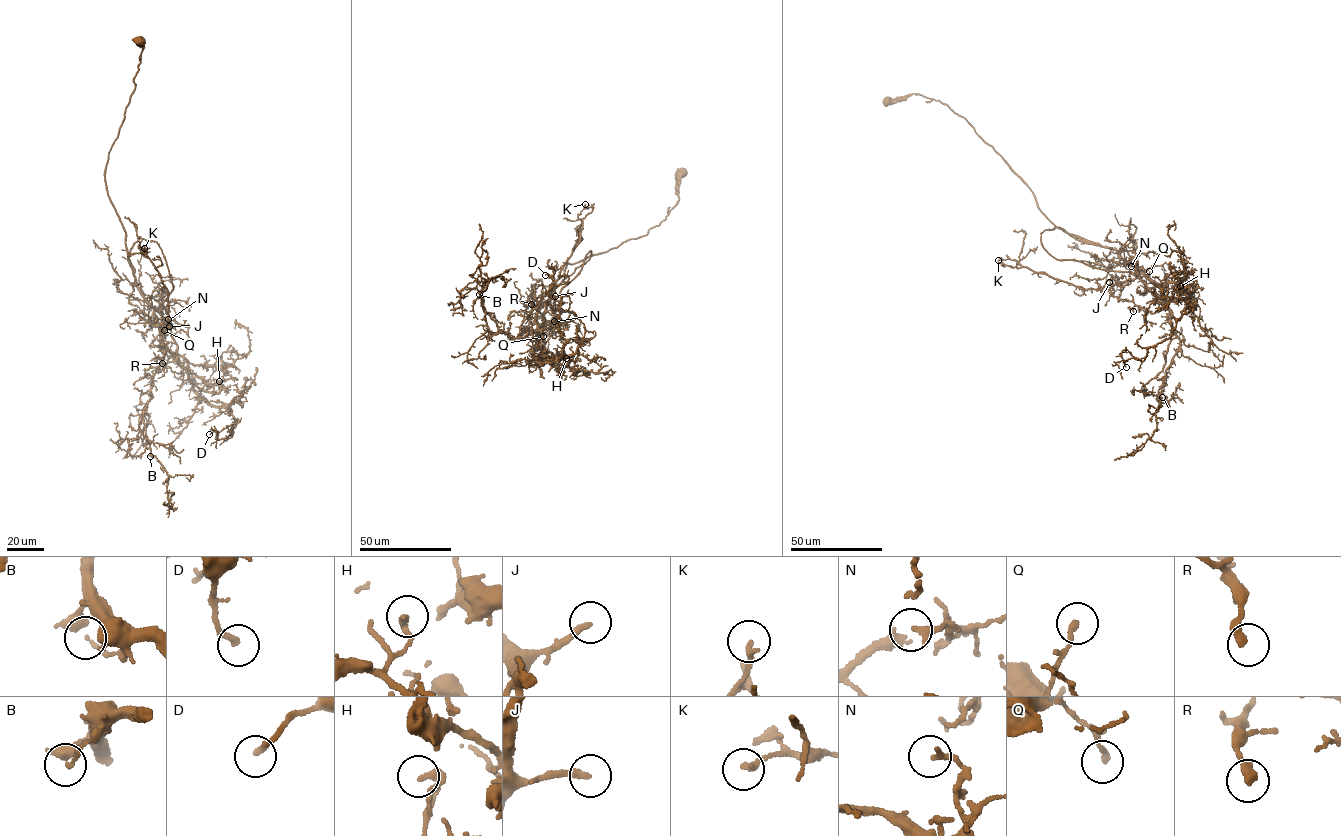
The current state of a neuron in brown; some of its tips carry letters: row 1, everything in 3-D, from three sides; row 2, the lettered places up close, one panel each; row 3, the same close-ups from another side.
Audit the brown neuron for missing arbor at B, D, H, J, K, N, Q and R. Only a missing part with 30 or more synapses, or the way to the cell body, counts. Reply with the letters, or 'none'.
J

